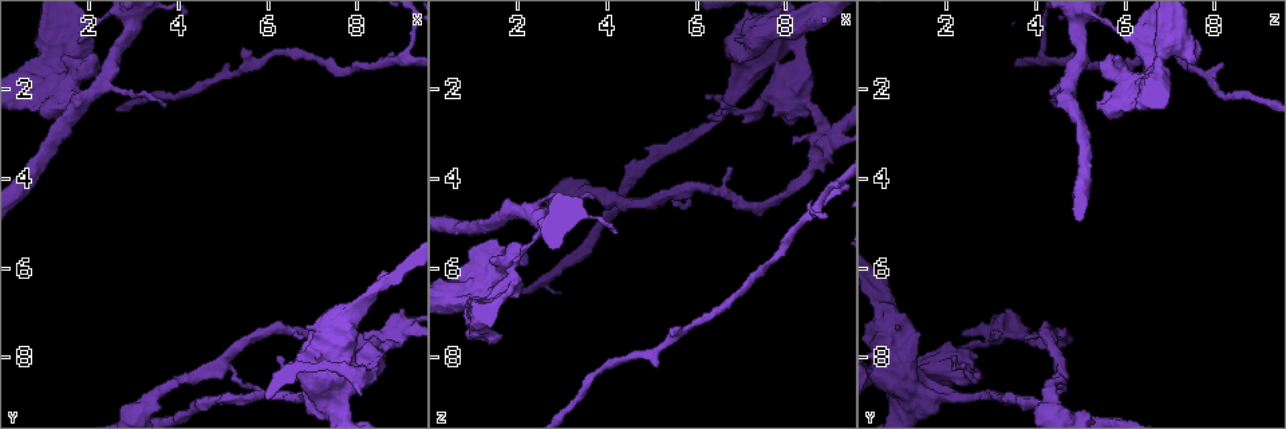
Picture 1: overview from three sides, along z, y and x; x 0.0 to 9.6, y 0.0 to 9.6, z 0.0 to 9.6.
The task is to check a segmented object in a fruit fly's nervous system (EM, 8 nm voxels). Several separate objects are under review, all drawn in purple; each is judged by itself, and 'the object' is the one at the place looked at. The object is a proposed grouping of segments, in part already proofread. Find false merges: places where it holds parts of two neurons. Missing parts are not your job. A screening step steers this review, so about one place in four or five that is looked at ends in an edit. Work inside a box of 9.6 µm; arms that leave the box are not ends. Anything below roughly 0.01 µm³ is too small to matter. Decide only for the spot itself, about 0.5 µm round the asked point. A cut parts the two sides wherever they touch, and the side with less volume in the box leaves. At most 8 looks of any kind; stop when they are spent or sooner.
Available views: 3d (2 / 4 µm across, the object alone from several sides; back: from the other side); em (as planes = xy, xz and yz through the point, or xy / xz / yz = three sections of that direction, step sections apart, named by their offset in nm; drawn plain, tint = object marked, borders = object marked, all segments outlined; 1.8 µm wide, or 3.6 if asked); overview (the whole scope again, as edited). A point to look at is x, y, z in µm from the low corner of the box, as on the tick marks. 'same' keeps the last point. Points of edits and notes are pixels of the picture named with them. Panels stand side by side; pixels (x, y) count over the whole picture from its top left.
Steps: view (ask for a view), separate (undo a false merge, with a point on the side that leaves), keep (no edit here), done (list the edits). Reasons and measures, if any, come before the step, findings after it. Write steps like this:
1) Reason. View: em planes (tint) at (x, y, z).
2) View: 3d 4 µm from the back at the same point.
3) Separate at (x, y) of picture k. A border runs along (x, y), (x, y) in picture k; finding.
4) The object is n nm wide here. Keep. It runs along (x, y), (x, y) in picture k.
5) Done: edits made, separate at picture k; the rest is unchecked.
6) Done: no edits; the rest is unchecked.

Four arms meet. View: 3d 2 µm at (8.80, 7.55, 3.15).

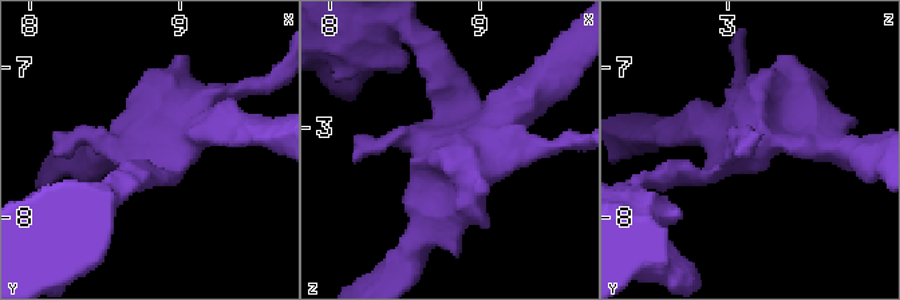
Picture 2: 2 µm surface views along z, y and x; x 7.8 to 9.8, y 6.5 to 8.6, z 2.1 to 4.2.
View: em planes (borders) at (8.80, 7.56, 3.08).

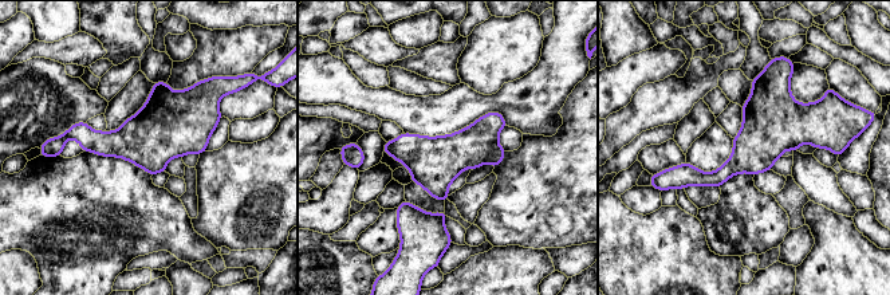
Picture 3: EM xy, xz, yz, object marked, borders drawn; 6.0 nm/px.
Keep. It runs along (829, 144), (770, 134), (719, 177), (672, 174) in picture 3; continuous, no second neuron.

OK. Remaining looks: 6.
Sudden change in width. View: em planes (tint) at (7.40, 7.45, 0.70).

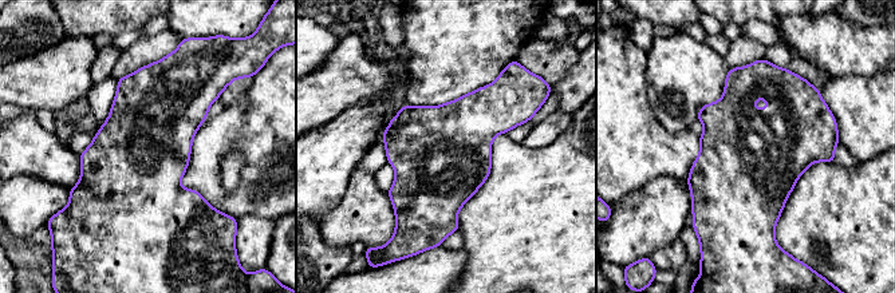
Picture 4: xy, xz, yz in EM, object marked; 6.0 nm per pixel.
The object is 600 nm wide here. Keep. All the same neuron.

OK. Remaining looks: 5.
Touches itself. View: 3d 4 µm at (0.90, 2.40, 5.90).

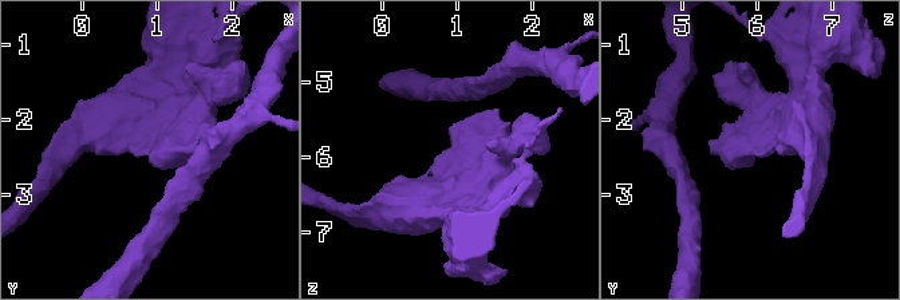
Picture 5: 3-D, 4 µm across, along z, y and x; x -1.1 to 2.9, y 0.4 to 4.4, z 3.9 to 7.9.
View: em planes (plain) at (0.85, 2.40, 5.90).

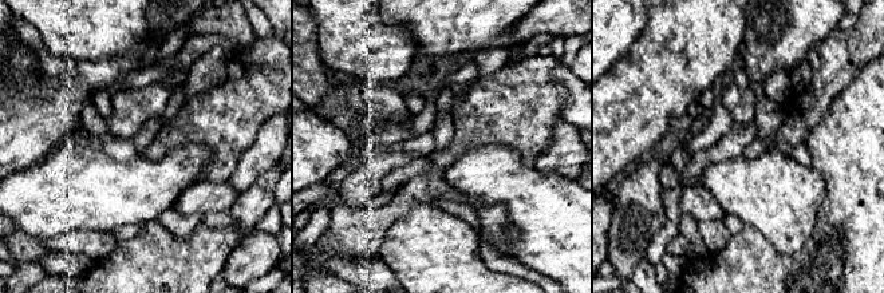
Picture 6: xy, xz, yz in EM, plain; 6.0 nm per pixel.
View: em planes (tint) at the same point.

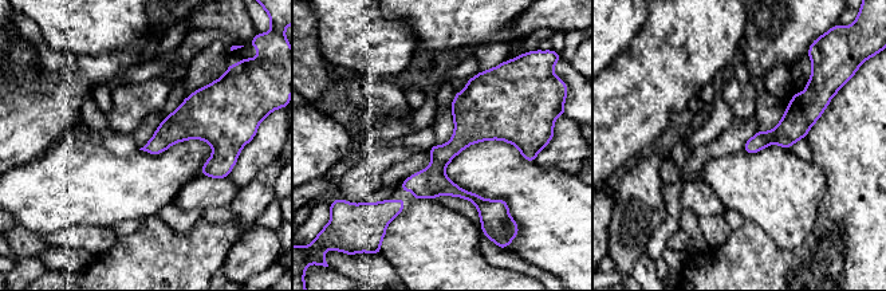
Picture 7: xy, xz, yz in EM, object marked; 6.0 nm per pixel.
Keep. It runs along (808, 95), (776, 136), (747, 148) in picture 7; one neuron here.

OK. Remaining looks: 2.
Done: no edits; the rest is unchecked.

